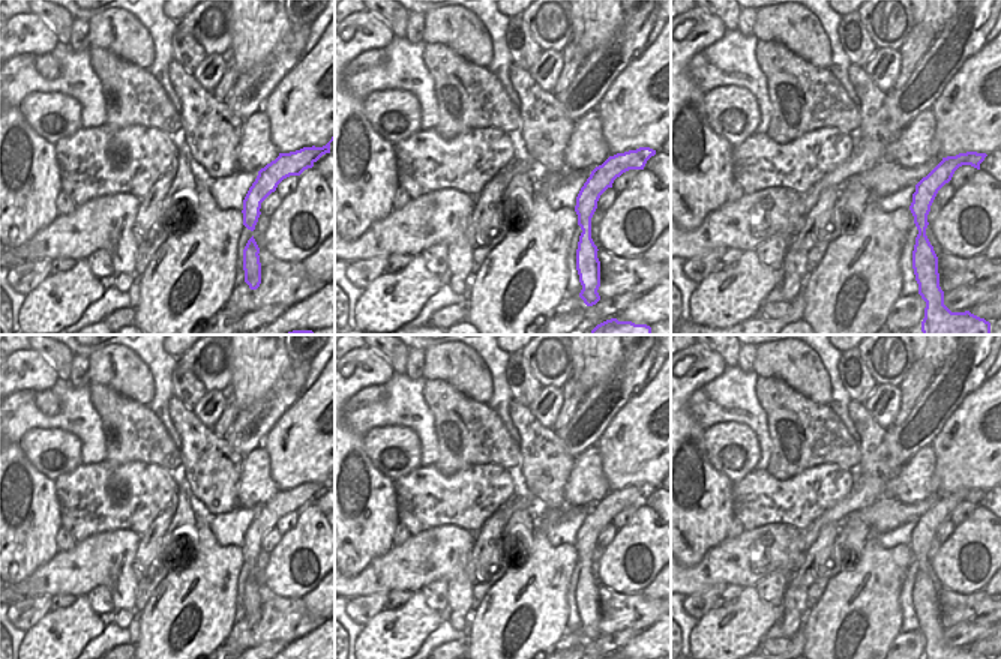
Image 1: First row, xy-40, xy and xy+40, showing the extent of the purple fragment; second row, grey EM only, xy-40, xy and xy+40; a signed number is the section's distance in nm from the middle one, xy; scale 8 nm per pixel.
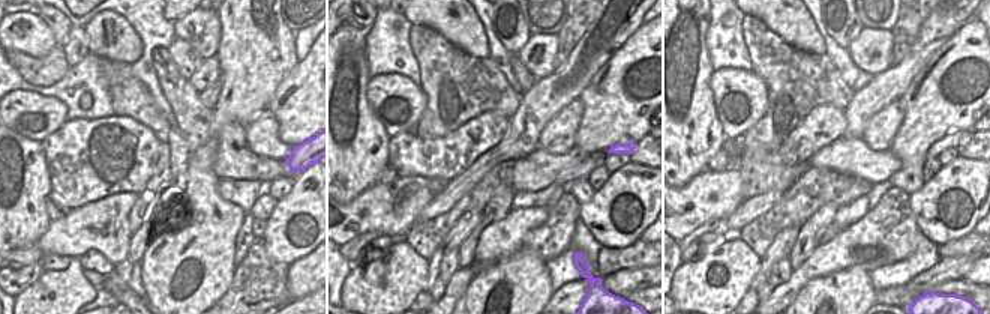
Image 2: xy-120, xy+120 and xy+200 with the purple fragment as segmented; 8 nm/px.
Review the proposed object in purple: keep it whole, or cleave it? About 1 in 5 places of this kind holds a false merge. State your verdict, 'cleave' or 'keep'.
keep

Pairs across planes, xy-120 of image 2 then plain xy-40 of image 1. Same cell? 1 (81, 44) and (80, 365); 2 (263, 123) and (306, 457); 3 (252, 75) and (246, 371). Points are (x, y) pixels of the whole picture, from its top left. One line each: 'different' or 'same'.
1: same
2: different
3: same

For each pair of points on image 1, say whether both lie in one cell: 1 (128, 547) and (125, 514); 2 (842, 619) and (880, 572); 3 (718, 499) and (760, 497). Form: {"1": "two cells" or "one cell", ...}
{"1": "two cells", "2": "one cell", "3": "two cells"}

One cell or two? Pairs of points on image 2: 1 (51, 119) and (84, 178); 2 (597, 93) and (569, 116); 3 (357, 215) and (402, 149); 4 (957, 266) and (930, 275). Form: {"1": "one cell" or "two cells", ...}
{"1": "two cells", "2": "two cells", "3": "two cells", "4": "one cell"}

